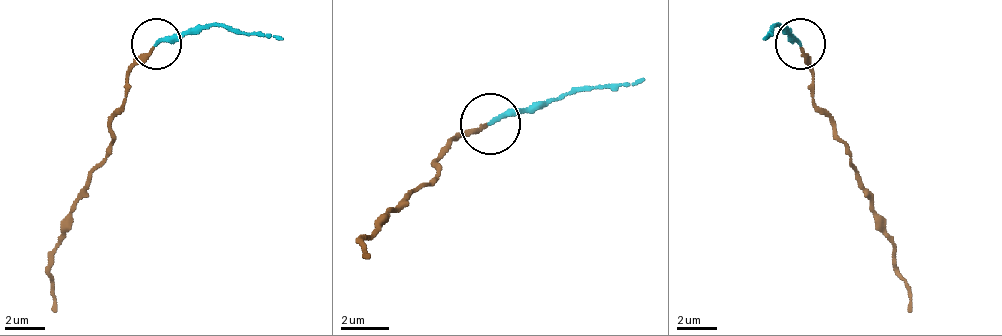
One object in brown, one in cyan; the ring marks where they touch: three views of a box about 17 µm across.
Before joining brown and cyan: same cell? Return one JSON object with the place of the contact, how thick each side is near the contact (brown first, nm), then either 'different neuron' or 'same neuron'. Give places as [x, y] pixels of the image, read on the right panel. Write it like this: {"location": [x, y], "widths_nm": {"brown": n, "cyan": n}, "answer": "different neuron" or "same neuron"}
{"location": [800, 44], "widths_nm": {"brown": 190, "cyan": 200}, "answer": "same neuron"}

